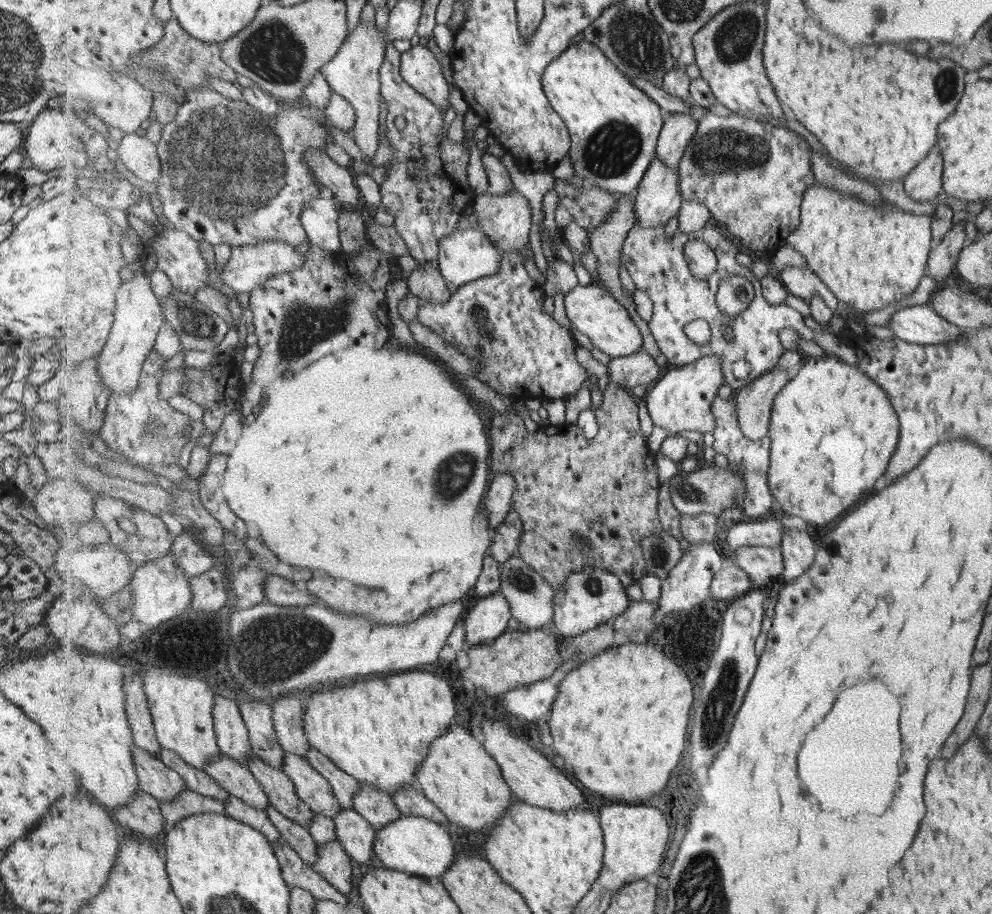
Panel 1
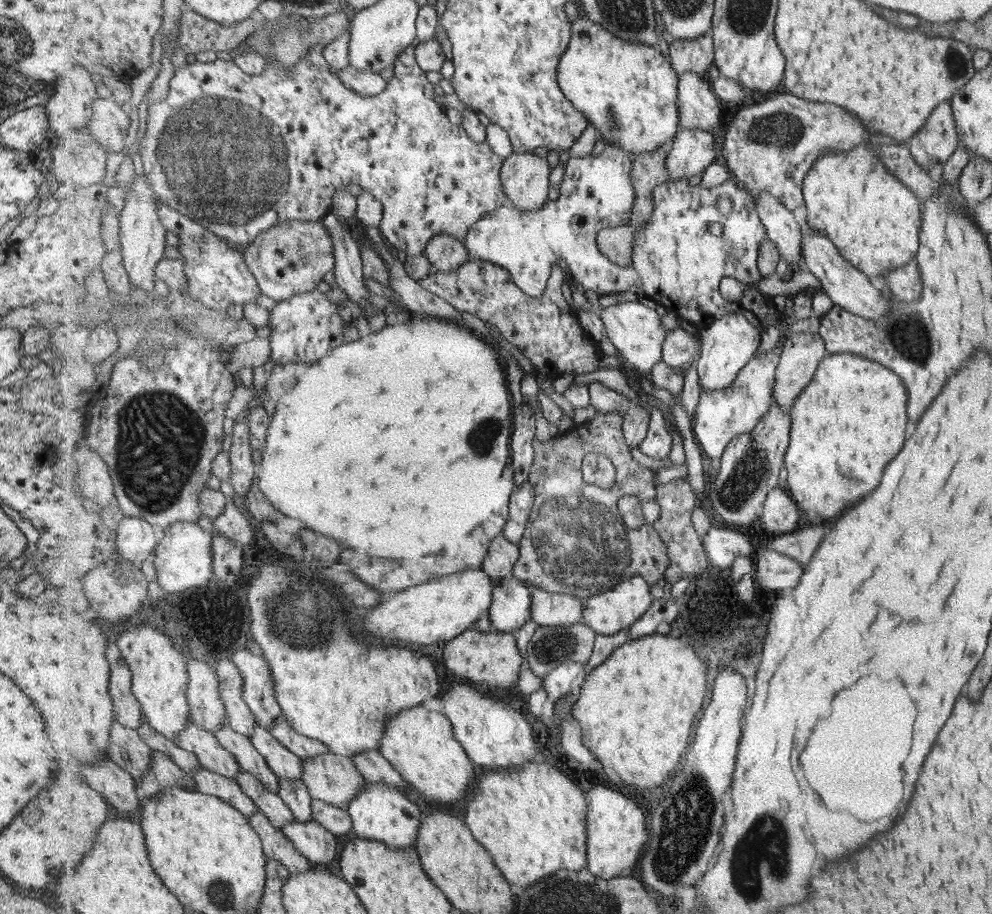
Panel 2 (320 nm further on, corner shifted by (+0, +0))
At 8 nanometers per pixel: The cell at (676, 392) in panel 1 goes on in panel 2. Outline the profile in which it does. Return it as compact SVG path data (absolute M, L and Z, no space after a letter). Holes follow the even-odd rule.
M737 309L726 314L711 326L699 330L702 338L702 353L697 361L698 375L703 391L727 388L737 377L740 370L751 362L761 346L761 331L750 321L750 315Z

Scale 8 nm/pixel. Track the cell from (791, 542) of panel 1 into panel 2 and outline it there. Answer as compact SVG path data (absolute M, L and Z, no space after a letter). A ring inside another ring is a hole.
M776 487L768 494L760 518L770 535L787 534L793 532L799 524L799 509L789 490Z

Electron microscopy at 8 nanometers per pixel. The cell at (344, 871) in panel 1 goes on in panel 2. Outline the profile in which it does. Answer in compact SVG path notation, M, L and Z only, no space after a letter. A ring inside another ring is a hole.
M295 818L282 831L293 841L296 849L315 866L323 867L335 860L337 836L317 821L303 822Z

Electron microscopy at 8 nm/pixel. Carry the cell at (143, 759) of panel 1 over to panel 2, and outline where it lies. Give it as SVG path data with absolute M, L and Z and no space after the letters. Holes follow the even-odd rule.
M116 720L110 728L109 758L130 772L137 782L151 768L155 750L145 743L138 729L126 727Z

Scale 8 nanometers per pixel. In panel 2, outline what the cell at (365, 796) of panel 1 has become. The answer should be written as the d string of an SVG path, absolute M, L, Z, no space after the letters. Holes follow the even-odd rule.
M333 752L304 759L302 781L308 786L313 799L322 800L323 802L345 808L347 808L347 804L349 804L367 784L366 778L359 772L358 767L351 757L338 755Z

